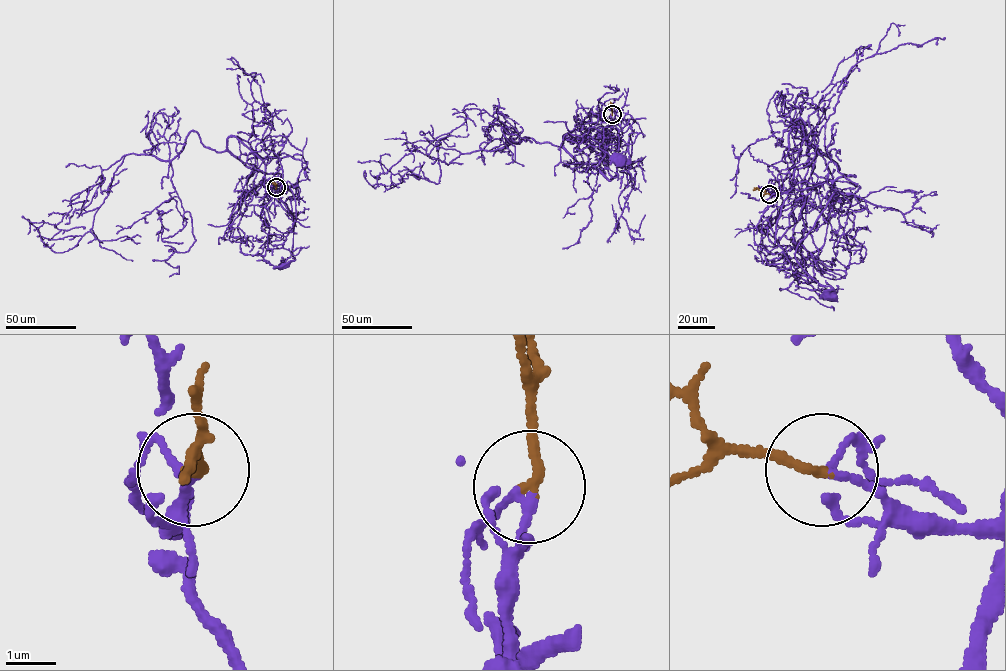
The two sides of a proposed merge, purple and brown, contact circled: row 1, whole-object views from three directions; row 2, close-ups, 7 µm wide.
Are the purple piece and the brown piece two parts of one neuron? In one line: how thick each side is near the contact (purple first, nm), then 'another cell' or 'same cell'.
140 nm thick on the purple side, 200 nm on the other; same cell

